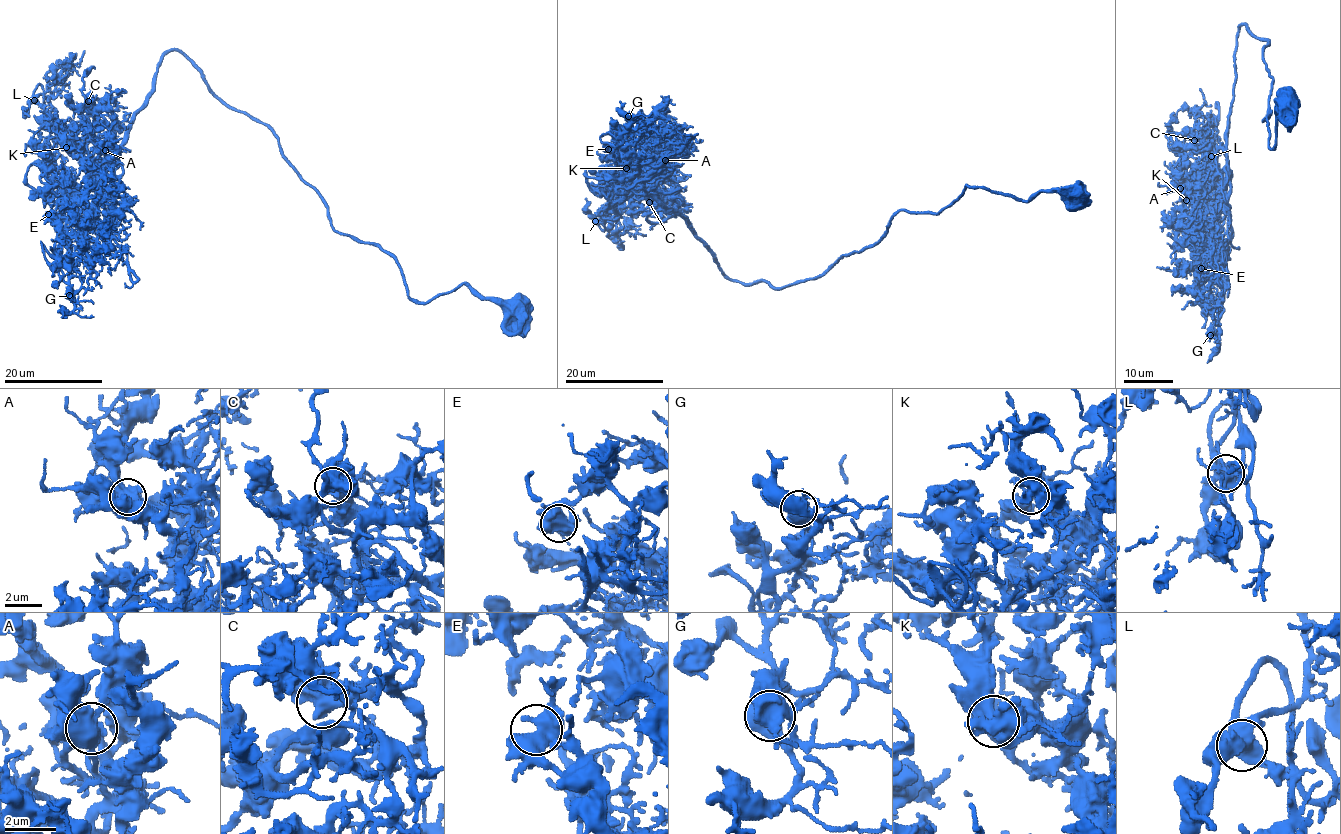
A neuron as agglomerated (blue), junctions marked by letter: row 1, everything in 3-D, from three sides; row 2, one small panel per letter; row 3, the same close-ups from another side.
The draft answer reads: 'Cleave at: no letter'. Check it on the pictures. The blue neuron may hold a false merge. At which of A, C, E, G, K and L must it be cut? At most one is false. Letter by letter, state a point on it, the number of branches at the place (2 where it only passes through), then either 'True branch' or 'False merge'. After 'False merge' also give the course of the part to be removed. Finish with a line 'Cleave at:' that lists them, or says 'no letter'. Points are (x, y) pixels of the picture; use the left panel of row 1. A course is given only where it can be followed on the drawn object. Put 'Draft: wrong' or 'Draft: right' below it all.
A: Place: (105, 150). Branches: 4. True branch
C: Place: (88, 101). Branches: 4. True branch
E: Place: (48, 214). Branches: 4. True branch
G: Place: (69, 295). Branches: 4. True branch
K: Place: (66, 147). Branches: 4. True branch
L: Place: (34, 100). Branches: 4. True branch
Cleave at: no letter
Draft: right

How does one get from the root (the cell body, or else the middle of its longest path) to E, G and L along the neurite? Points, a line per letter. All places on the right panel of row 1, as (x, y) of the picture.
E: (1287, 102), (1274, 150), (1271, 112), (1263, 121), (1269, 41), (1240, 25), (1231, 235), (1202, 248), (1201, 268)
G: (1287, 102), (1274, 150), (1271, 112), (1263, 121), (1269, 41), (1240, 25), (1231, 238), (1210, 335)
L: (1287, 102), (1276, 109), (1274, 150), (1271, 112), (1263, 121), (1269, 41), (1240, 25), (1221, 194), (1211, 156)

